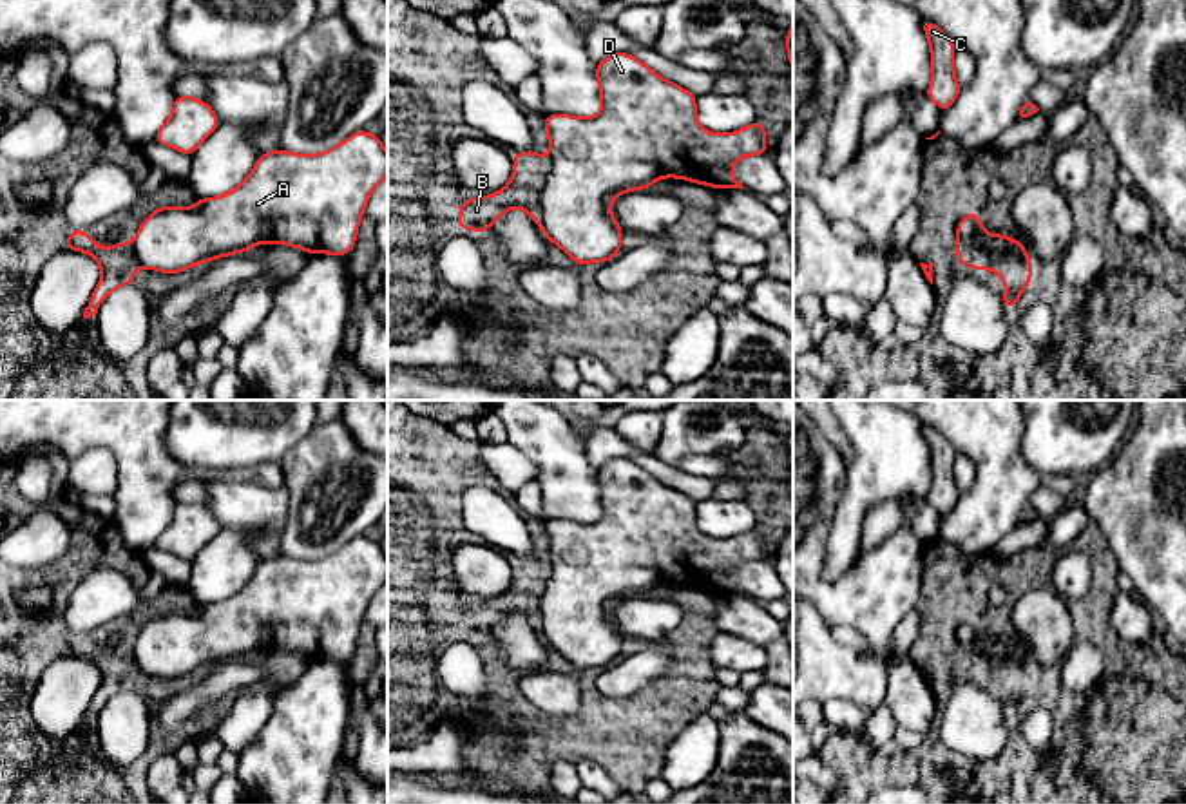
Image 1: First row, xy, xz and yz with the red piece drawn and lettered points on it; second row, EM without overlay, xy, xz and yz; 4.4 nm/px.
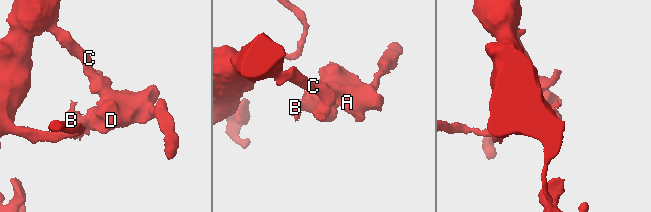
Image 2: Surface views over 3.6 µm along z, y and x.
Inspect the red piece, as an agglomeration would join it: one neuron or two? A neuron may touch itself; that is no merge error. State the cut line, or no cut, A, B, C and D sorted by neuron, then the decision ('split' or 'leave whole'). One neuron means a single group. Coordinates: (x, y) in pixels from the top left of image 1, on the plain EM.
cut in yz along (958, 643), (984, 656), (993, 665), (1022, 663), (1031, 672); A C D / B; split

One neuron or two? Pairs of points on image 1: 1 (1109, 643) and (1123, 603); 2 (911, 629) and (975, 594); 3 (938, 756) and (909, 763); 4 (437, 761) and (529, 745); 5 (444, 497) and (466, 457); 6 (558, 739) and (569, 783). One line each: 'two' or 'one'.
1: two
2: two
3: one
4: two
5: one
6: two

